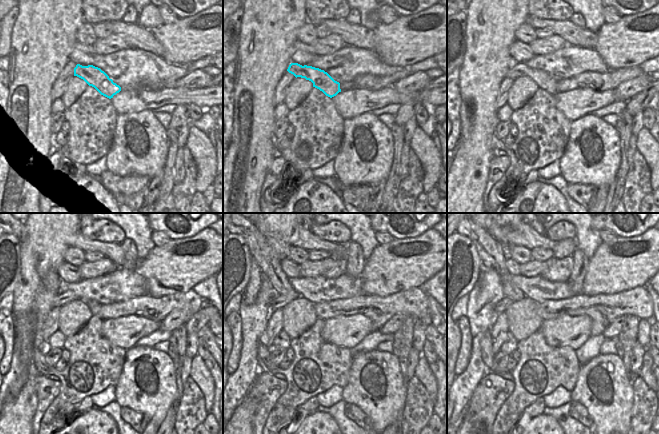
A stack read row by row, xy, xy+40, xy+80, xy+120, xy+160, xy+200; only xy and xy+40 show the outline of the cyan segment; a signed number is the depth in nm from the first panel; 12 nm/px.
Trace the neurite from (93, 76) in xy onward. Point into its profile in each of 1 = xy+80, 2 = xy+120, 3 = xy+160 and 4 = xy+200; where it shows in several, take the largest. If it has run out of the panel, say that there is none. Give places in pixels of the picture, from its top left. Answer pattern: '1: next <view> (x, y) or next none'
1: next xy+80 (543, 80)
2: next xy+120 (65, 296)
3: next xy+160 (280, 301)
4: next xy+200 (501, 306)

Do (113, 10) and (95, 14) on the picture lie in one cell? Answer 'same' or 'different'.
same

